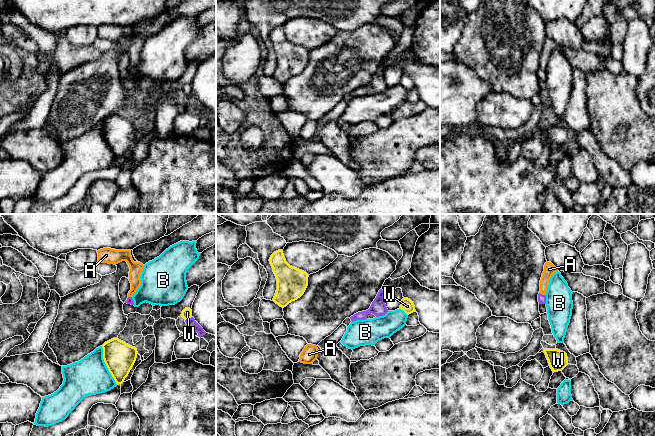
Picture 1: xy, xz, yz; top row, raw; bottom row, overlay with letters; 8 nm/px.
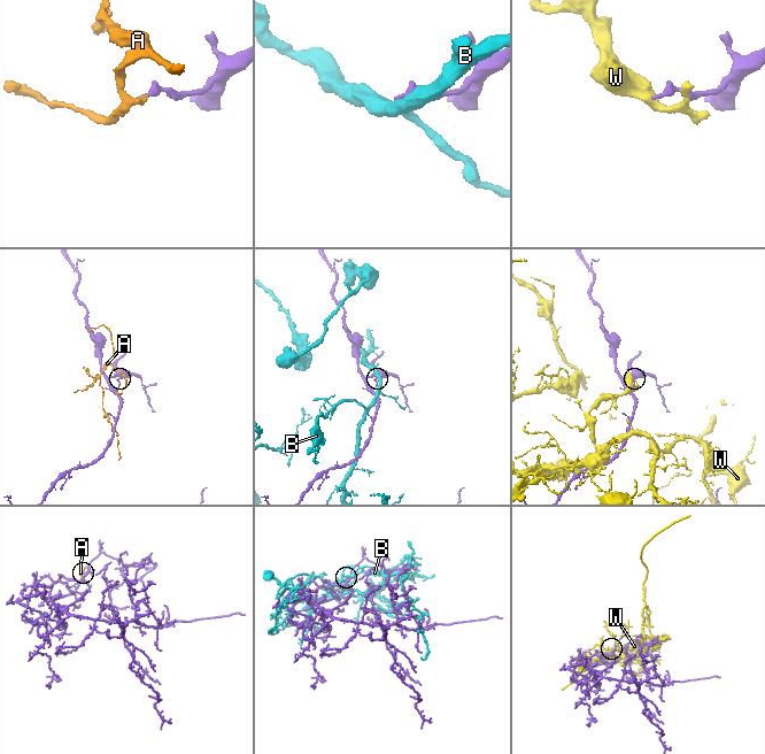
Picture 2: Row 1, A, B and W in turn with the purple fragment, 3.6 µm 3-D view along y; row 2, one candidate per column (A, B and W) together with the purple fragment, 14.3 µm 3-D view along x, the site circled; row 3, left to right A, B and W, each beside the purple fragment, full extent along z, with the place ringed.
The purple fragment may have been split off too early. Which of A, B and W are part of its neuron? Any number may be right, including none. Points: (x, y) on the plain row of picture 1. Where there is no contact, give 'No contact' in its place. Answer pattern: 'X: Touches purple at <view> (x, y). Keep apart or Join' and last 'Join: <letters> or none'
A: Touches purple at yz (541, 70). Keep apart
B: Touches purple at xz (359, 95). Keep apart
W: Touches purple at xy (188, 95). Keep apart
Join: none

